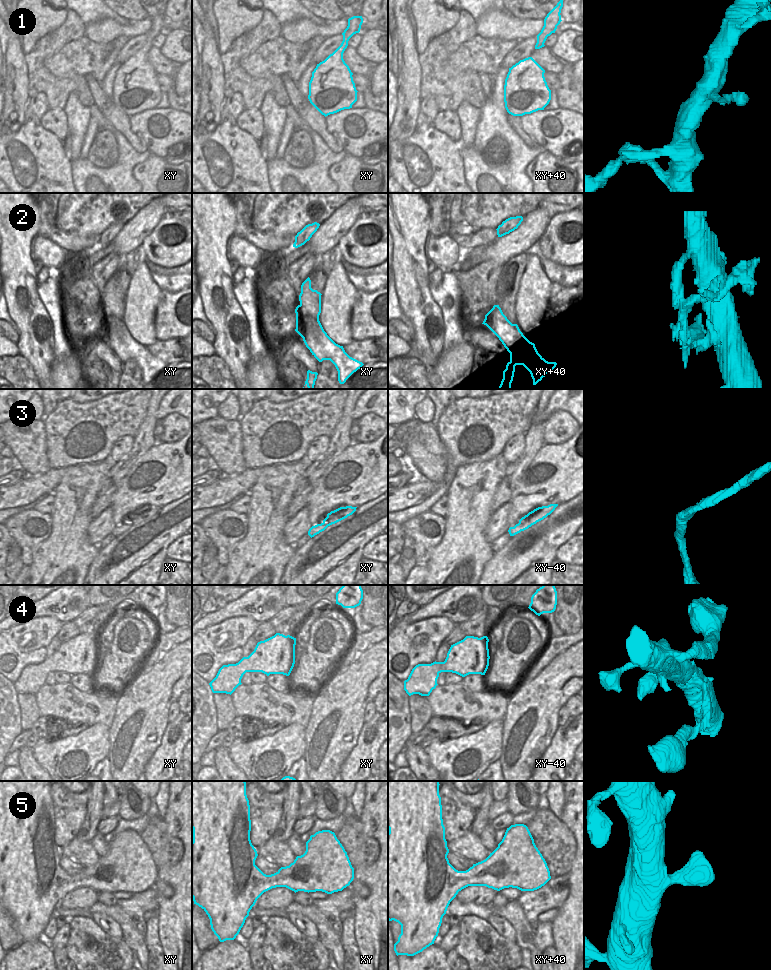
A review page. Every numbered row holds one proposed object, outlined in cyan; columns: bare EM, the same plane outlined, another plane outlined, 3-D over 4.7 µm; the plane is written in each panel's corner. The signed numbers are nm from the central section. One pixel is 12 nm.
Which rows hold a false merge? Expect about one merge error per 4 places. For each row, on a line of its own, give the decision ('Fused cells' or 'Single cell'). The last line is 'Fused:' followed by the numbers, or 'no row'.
1: Single cell
2: Fused cells
3: Single cell
4: Single cell
5: Single cell
Fused: 2

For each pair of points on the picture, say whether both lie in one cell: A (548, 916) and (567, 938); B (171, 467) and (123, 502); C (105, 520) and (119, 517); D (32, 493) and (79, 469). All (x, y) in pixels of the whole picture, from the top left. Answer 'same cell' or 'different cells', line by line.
A: different cells
B: same cell
C: different cells
D: same cell

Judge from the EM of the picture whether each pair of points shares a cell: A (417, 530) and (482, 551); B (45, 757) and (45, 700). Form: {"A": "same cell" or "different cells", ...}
{"A": "different cells", "B": "different cells"}

